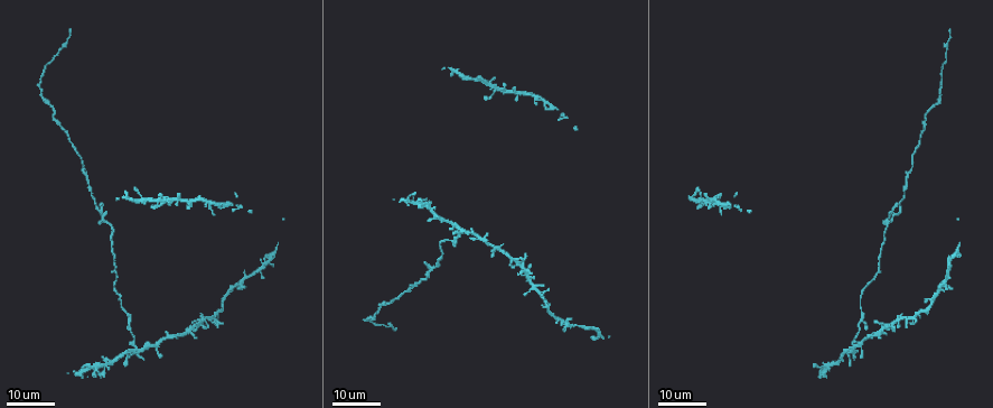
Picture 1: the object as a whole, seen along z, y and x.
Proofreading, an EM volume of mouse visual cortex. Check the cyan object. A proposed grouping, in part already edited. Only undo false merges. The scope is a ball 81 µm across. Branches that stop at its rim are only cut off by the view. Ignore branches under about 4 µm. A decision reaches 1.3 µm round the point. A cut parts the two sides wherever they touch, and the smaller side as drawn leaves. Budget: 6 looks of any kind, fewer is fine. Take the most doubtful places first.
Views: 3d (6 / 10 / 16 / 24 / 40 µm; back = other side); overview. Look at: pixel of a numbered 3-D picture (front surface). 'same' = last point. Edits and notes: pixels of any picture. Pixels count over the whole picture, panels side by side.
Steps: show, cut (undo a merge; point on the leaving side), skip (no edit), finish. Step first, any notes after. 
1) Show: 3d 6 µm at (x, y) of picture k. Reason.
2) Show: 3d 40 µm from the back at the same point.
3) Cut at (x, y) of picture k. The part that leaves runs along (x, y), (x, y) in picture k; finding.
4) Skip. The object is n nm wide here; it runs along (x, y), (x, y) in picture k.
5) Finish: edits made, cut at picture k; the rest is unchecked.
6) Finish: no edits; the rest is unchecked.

Show: 3d 16 µm at (429, 273) of picture 1. Four or more arms meet.

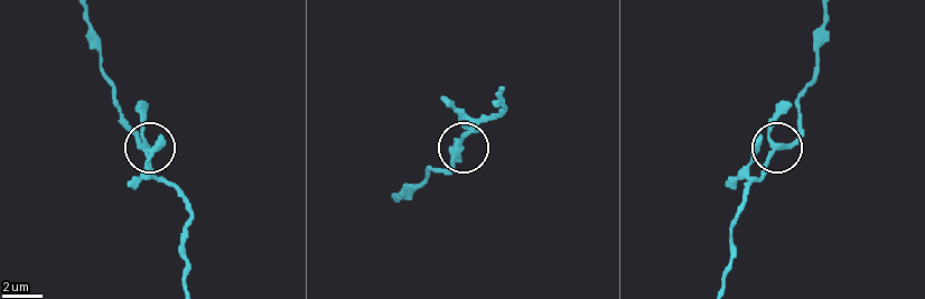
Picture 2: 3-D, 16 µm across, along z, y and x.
Show: 3d 10 µm at (774, 144) of picture 2.

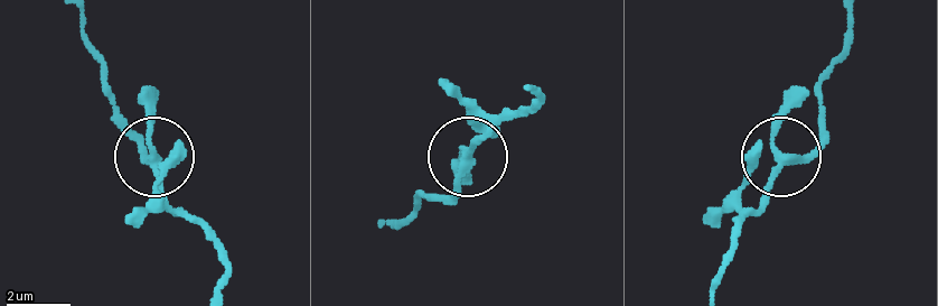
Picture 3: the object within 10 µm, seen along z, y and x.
Skip. It runs along (713, 294), (735, 229), (767, 189), (770, 124), (791, 87) in picture 3; one cell here.

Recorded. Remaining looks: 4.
Show: 3d 16 µm at (859, 321) of picture 1. Three-way junction.

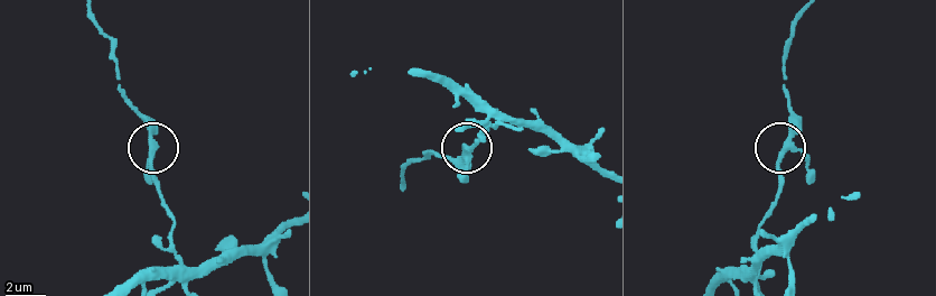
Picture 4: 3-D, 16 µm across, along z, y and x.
Show: 3d 6 µm at (149, 155) of picture 4.

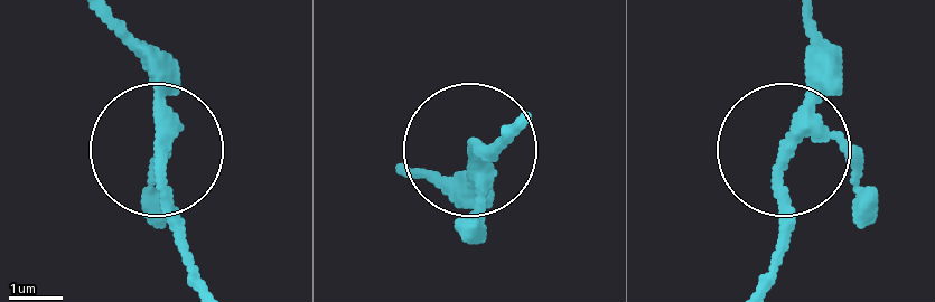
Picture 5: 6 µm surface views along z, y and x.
Skip. The object is 250 nm wide here; it runs along (413, 176), (467, 176), (467, 150), (507, 137) in picture 5; all the same cell.

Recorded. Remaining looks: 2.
Show: 3d 16 µm at (139, 352) of picture 1. Three arms meet.

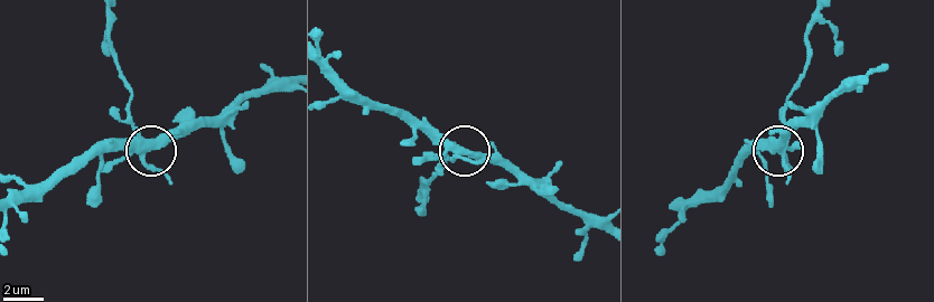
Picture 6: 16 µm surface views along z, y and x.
Show: 3d 10 µm at (780, 146) of picture 6.

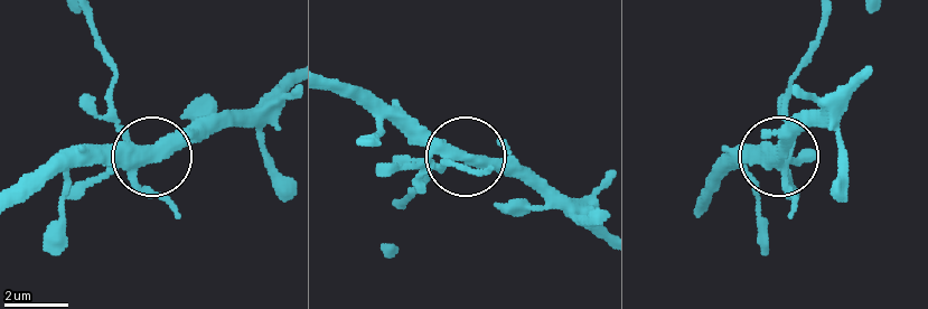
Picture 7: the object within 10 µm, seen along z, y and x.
Cut at (115, 121) of picture 7. 3 arms meet here; the part that leaves runs along (130, 165), (113, 80), (92, 24) in picture 7; a second cell is stuck on.

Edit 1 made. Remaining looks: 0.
Finish: edits made, cut at picture 7; the rest is unchecked.

